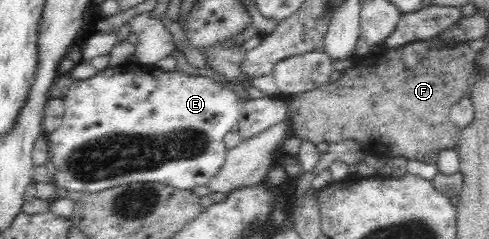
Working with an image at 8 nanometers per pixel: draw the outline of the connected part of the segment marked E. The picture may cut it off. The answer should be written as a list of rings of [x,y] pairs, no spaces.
[[[124,62],[114,67],[110,66],[102,71],[98,71],[94,76],[87,80],[76,80],[66,90],[64,103],[63,123],[59,129],[54,132],[46,133],[51,153],[51,162],[56,169],[53,176],[53,183],[58,188],[64,188],[67,191],[75,190],[87,193],[94,193],[105,190],[106,188],[115,188],[131,182],[147,182],[169,184],[179,190],[193,190],[197,186],[207,186],[219,174],[225,163],[228,147],[225,145],[224,138],[229,132],[232,132],[233,126],[238,124],[243,116],[244,103],[246,100],[239,98],[231,87],[220,82],[213,81],[209,76],[187,75],[174,69],[165,72],[163,69],[145,65],[139,62]]]

